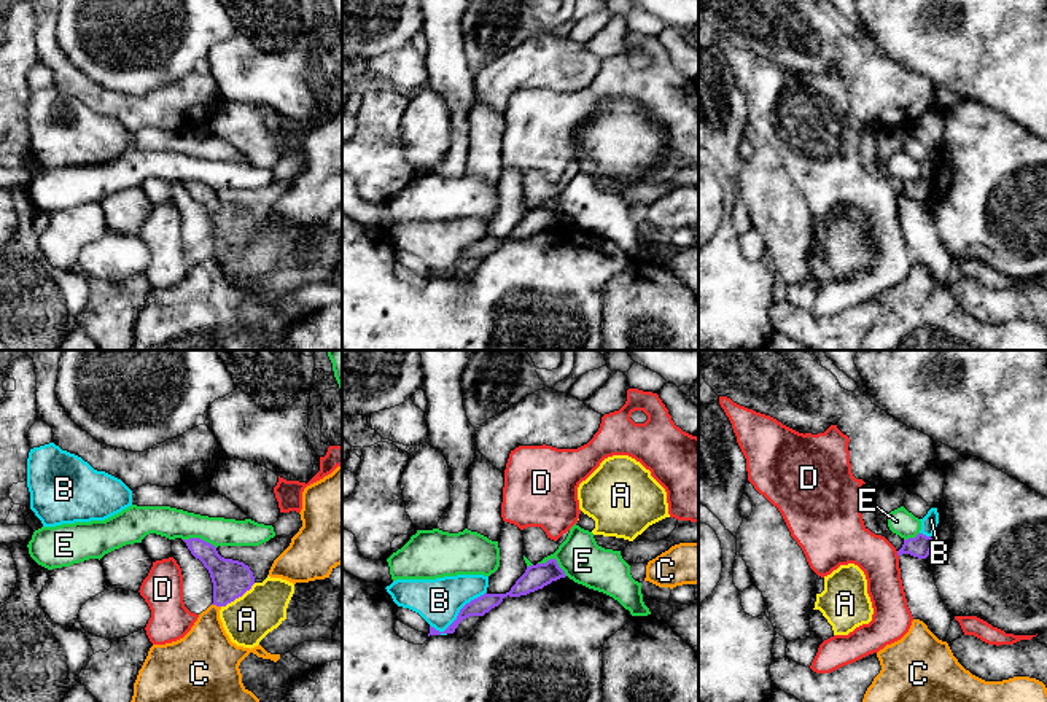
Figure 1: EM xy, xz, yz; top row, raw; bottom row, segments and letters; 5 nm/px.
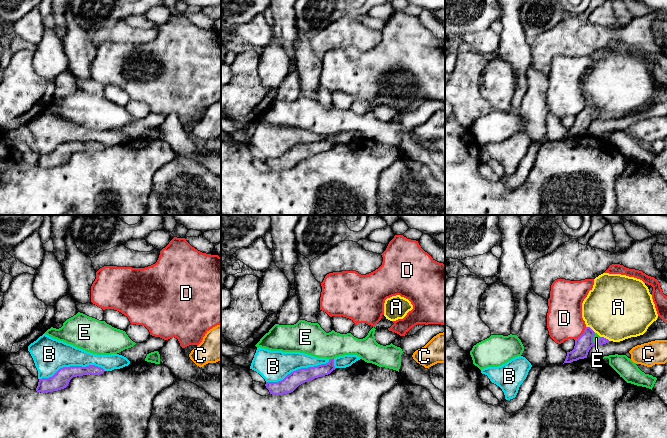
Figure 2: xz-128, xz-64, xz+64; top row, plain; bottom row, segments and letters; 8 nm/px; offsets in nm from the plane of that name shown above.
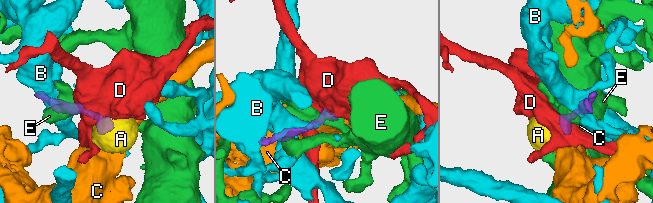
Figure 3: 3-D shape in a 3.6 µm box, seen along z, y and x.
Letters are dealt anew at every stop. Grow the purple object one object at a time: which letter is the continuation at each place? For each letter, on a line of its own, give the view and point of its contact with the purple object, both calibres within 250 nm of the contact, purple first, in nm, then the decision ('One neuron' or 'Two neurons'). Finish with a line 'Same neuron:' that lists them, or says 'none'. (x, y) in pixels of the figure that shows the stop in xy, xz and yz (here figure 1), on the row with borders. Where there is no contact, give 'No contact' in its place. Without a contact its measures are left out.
A: Touches purple at xy (237, 597). Thickness 190 nm (purple) against 240 nm. One neuron
B: Touches purple at xz (459, 615). Thickness 90 nm (purple) against 220 nm. Two neurons
C: Touches purple at xy (217, 605). Thickness 190 nm (purple) against 280 nm. Two neurons
D: Touches purple at yz (898, 554). Thickness 120 nm (purple) against 220 nm. Two neurons
E: Touches purple at xz (554, 559). Thickness 120 nm (purple) against 220 nm. Two neurons
Same neuron: A

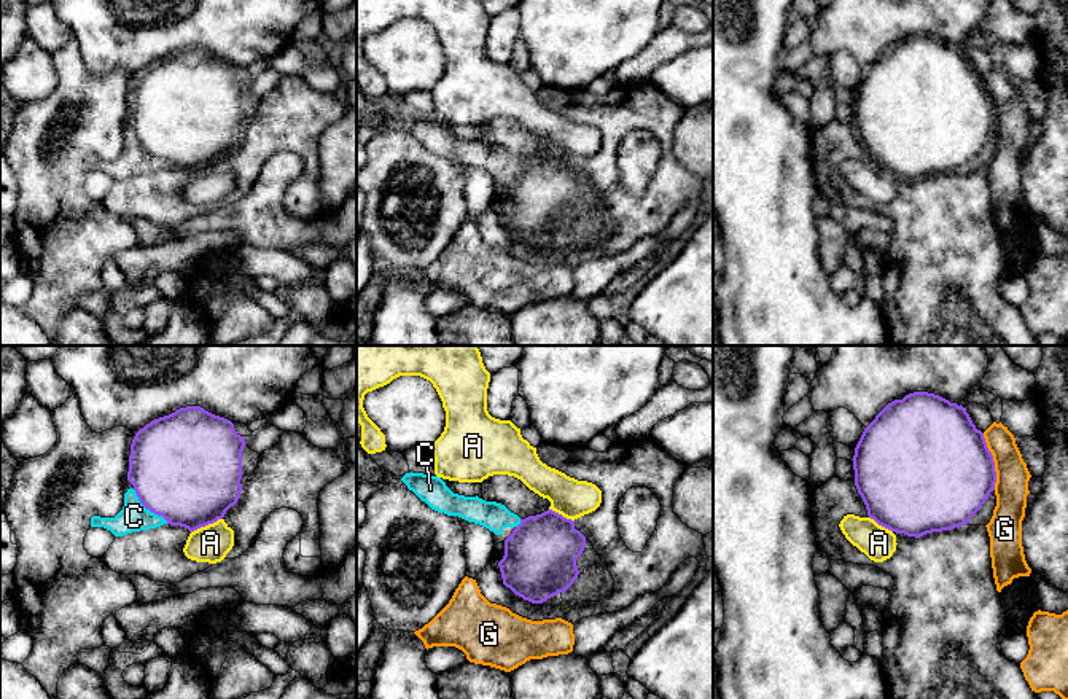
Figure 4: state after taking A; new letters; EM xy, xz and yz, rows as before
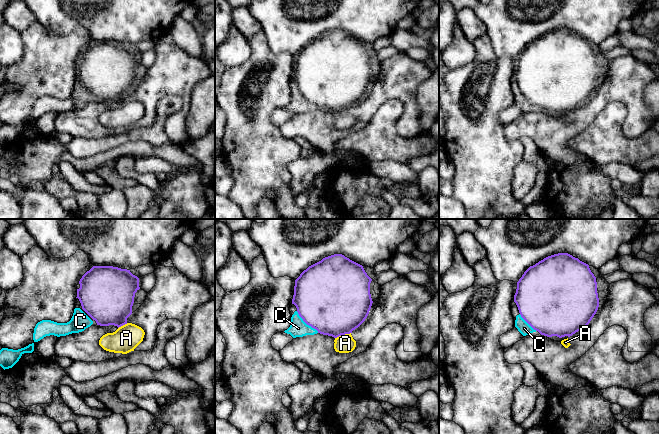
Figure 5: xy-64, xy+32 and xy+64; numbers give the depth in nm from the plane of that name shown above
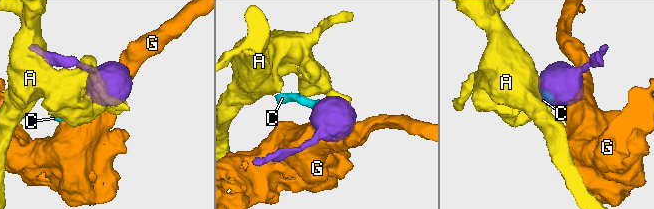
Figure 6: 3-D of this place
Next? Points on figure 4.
A: Touches purple at xy (206, 524). Thickness 480 nm (purple) against 190 nm. Two neurons
C: Touches purple at xy (148, 508). Thickness 500 nm (purple) against 150 nm. One neuron
G: Touches purple at yz (993, 462). Thickness 480 nm (purple) against 170 nm. Two neurons
Same neuron: C

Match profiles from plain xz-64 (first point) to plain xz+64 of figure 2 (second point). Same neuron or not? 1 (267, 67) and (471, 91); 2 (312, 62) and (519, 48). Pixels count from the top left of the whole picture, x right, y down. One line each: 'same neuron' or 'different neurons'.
1: different neurons
2: different neurons

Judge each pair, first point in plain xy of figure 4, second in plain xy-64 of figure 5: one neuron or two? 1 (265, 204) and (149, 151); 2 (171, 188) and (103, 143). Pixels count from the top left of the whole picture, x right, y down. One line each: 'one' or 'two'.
1: two
2: two

